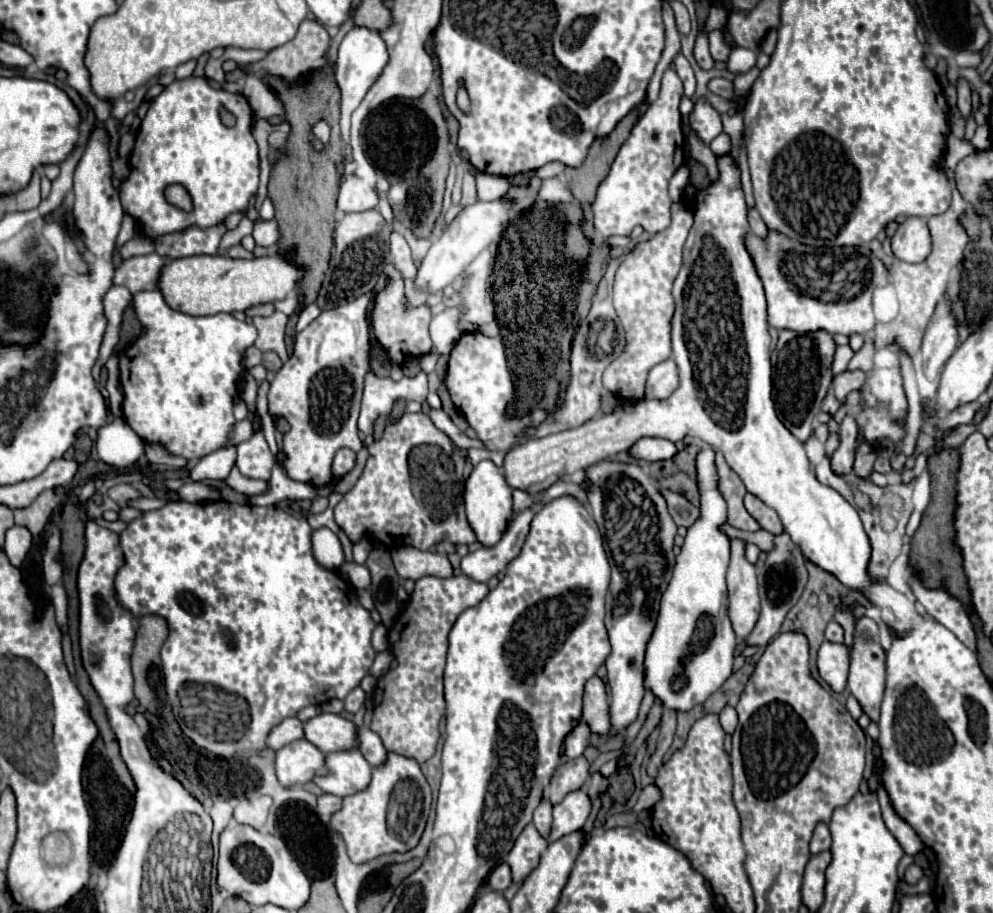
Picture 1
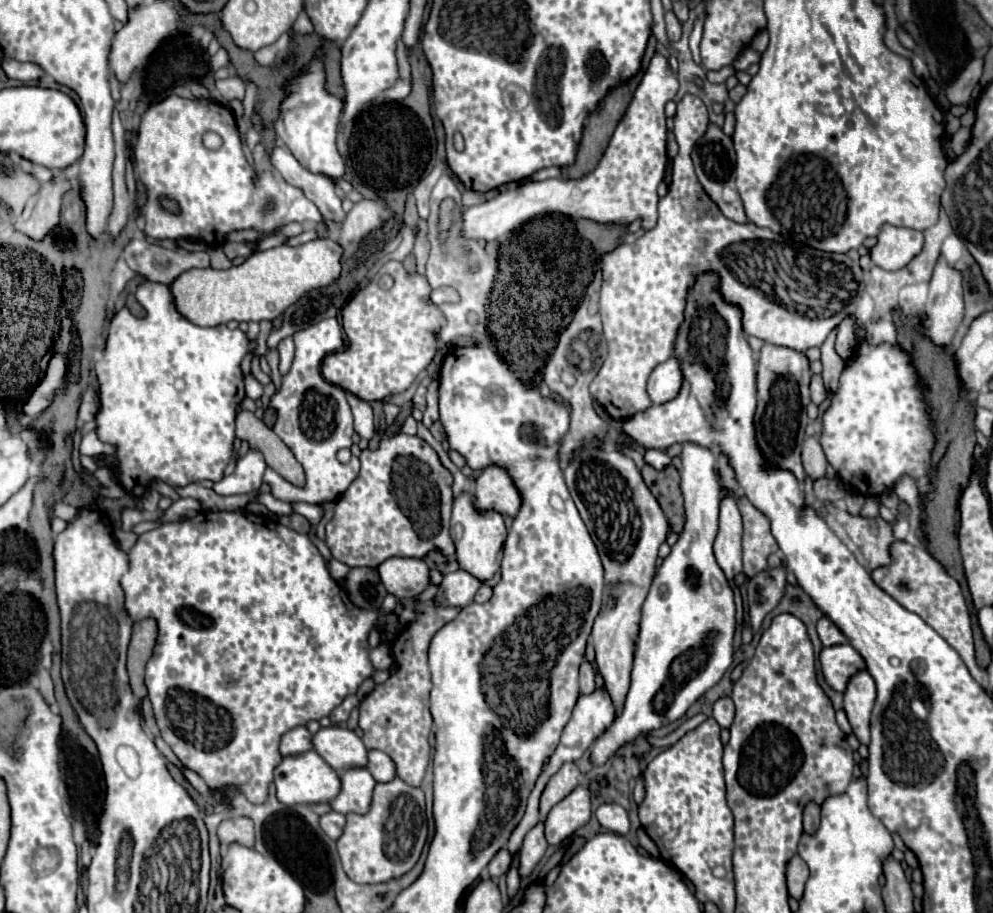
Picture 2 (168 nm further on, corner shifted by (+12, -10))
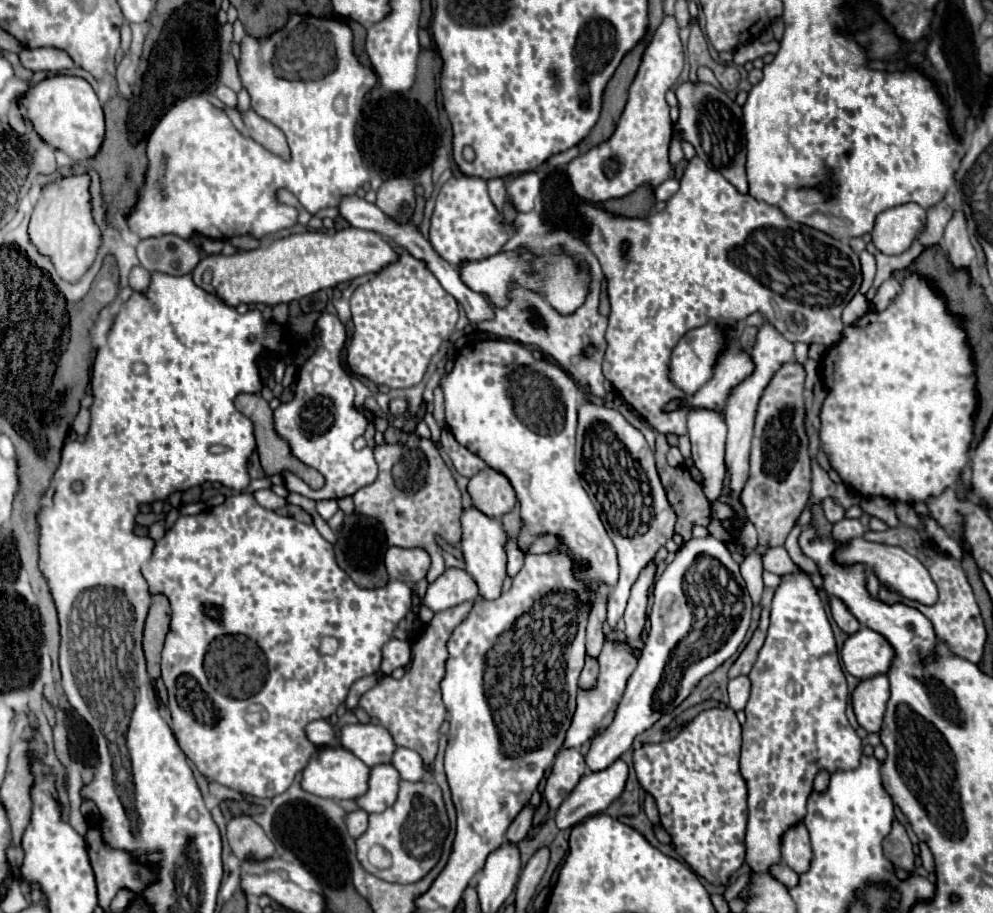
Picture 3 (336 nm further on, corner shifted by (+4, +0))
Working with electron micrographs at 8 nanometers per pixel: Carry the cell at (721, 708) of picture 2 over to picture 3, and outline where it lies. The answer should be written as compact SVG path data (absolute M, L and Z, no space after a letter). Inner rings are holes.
M739 676L729 680L729 706L737 712L743 710L747 700L749 700L749 690L751 690L751 682L747 676Z

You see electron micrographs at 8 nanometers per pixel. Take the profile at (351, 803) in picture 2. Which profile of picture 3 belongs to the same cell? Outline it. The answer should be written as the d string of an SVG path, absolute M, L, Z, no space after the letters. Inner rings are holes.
M379 764L373 766L371 778L369 778L369 790L365 796L357 798L359 806L373 814L373 812L383 812L387 806L391 806L399 794L399 782L401 776L391 764Z

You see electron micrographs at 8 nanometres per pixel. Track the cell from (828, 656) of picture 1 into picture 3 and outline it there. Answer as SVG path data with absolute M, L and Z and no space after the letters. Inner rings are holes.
M865 626L851 634L841 650L845 670L857 678L887 674L893 656L893 646L879 632Z

